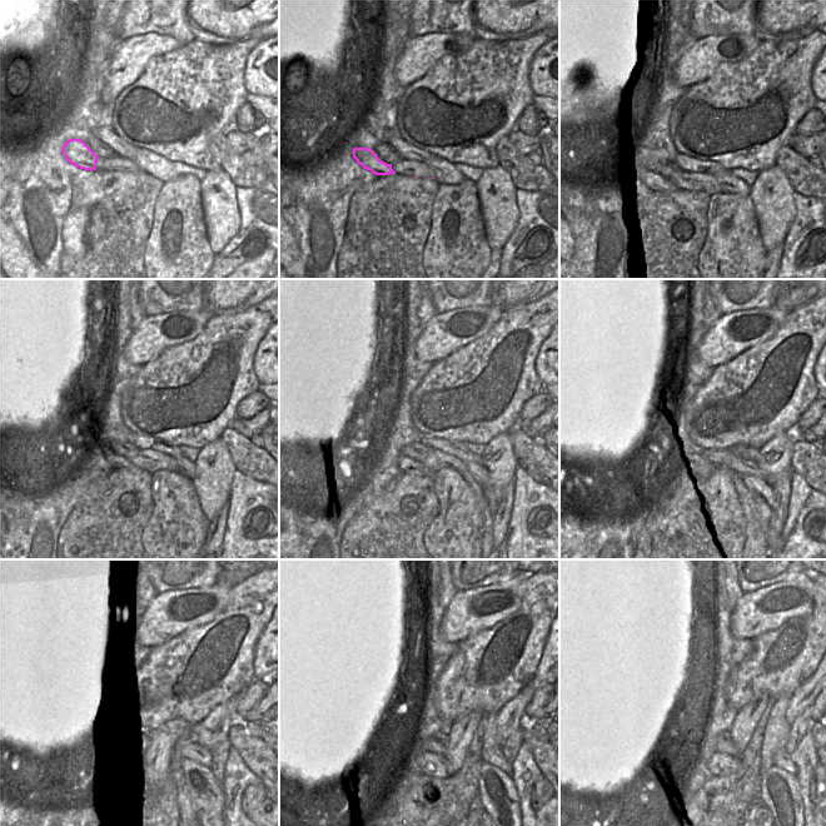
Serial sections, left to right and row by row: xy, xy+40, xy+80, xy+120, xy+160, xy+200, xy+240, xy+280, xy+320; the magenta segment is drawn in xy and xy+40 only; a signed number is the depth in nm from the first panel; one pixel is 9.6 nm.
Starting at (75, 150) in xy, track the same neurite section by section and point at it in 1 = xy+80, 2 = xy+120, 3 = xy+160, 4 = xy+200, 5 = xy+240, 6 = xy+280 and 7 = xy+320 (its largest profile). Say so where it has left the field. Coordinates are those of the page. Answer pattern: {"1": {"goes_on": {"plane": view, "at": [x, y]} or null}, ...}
{"1": {"goes_on": {"plane": "xy+80", "at": [707, 182]}}, "2": {"goes_on": {"plane": "xy+120", "at": [152, 461]}}, "3": {"goes_on": {"plane": "xy+160", "at": [434, 461]}}, "4": {"goes_on": {"plane": "xy+200", "at": [725, 458]}}, "5": {"goes_on": {"plane": "xy+240", "at": [184, 749]}}, "6": {"goes_on": {"plane": "xy+280", "at": [494, 756]}}, "7": {"goes_on": {"plane": "xy+320", "at": [782, 760]}}}

